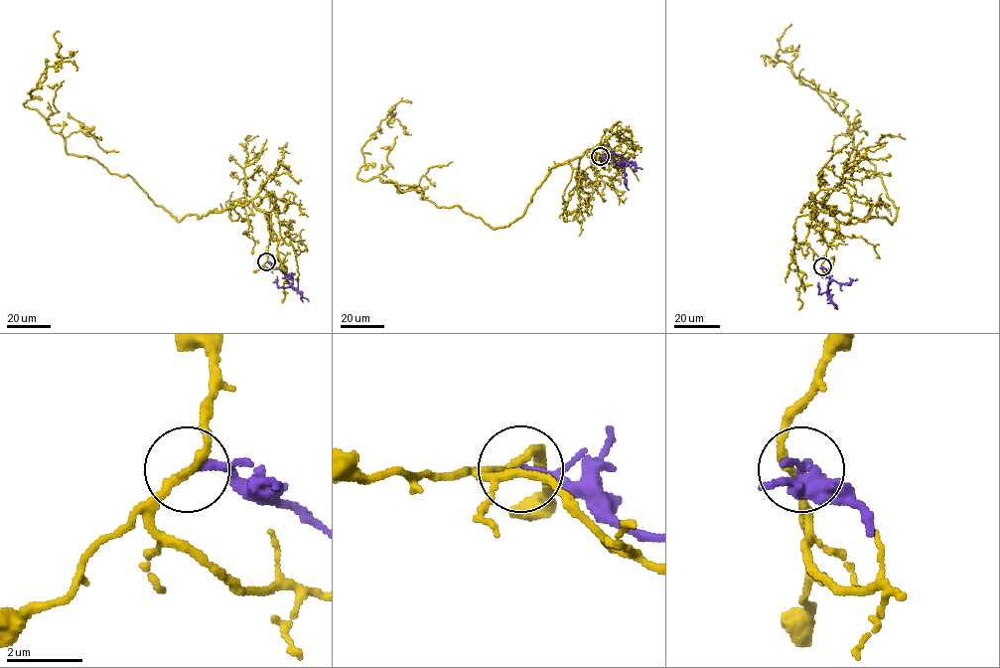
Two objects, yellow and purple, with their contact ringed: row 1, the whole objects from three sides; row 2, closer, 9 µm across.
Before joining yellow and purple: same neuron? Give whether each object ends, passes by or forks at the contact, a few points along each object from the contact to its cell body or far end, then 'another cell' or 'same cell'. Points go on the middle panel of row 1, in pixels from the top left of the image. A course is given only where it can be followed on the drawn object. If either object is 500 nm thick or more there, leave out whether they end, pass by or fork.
yellow passes by; purple passes by; course yellow (600, 156), (604, 169), (598, 145), (555, 165), (521, 216), (491, 228), (357, 177), (395, 113), (392, 126); course purple (600, 156), (622, 162), (624, 160), (619, 155), (611, 152); another cell

